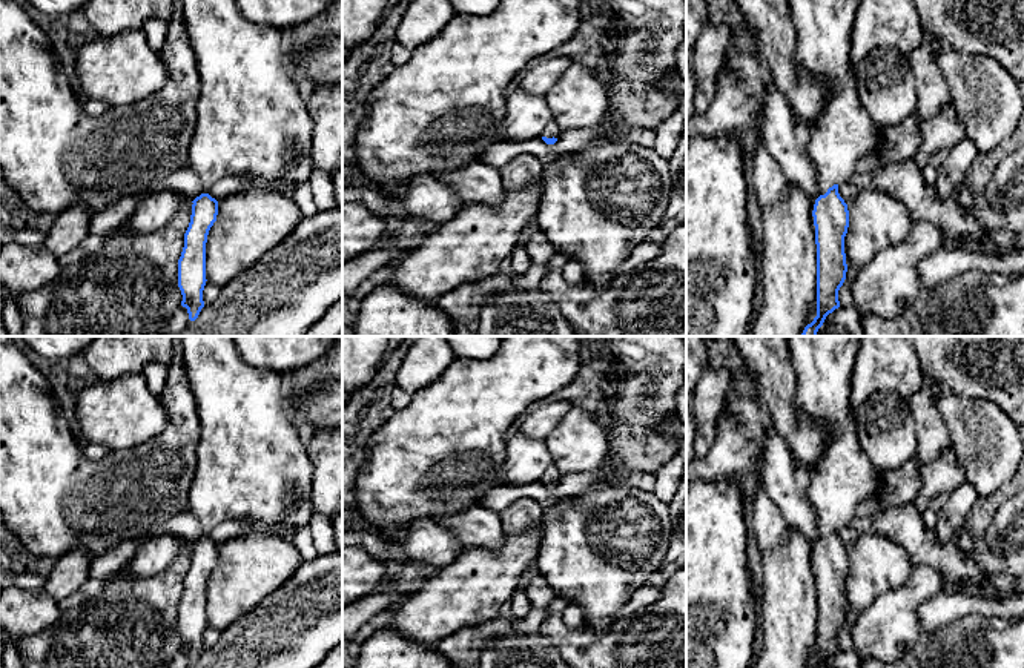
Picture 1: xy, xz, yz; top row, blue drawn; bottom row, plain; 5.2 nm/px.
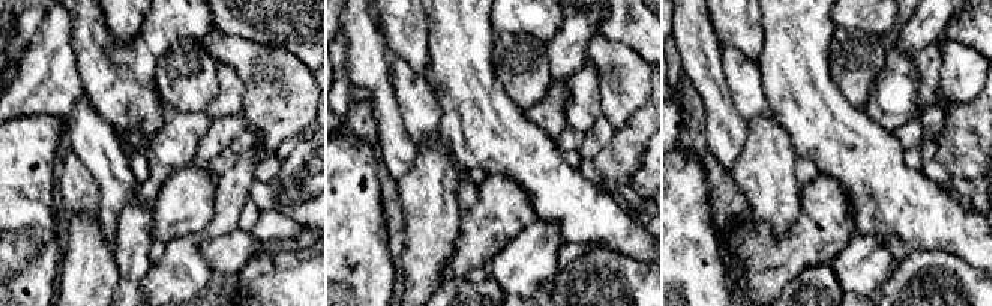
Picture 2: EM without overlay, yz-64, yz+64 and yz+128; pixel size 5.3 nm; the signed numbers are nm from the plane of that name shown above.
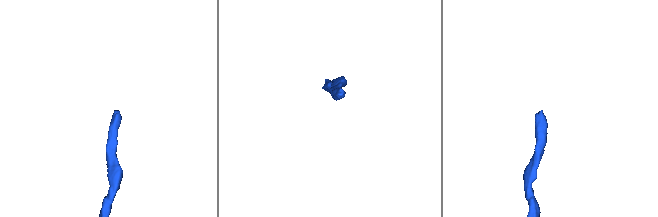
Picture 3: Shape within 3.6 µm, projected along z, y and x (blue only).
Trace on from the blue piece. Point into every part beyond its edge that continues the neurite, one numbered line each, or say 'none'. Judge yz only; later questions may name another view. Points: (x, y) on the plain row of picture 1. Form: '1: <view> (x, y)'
1: yz (845, 476)

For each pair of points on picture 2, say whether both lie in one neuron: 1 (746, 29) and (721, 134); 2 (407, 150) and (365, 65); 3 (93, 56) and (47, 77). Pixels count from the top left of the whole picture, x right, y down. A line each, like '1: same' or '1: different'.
1: different
2: same
3: different

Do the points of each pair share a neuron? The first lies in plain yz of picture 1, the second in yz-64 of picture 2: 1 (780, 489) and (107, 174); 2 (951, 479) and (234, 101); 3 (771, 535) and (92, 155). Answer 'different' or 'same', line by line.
1: same
2: different
3: different

